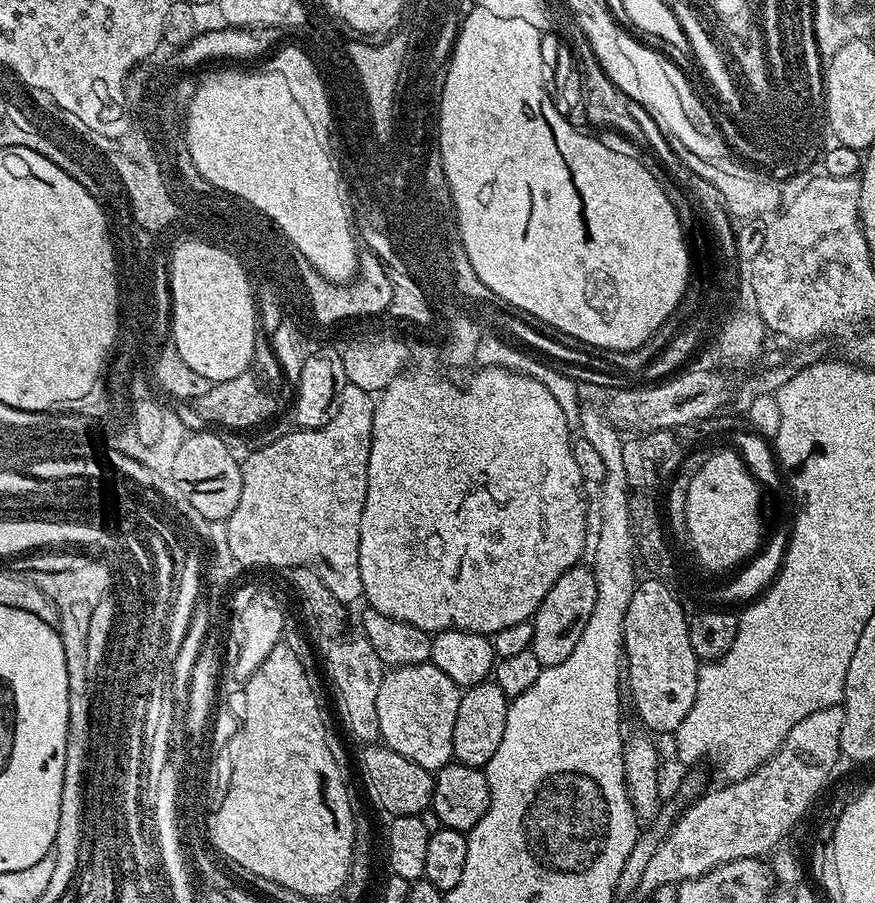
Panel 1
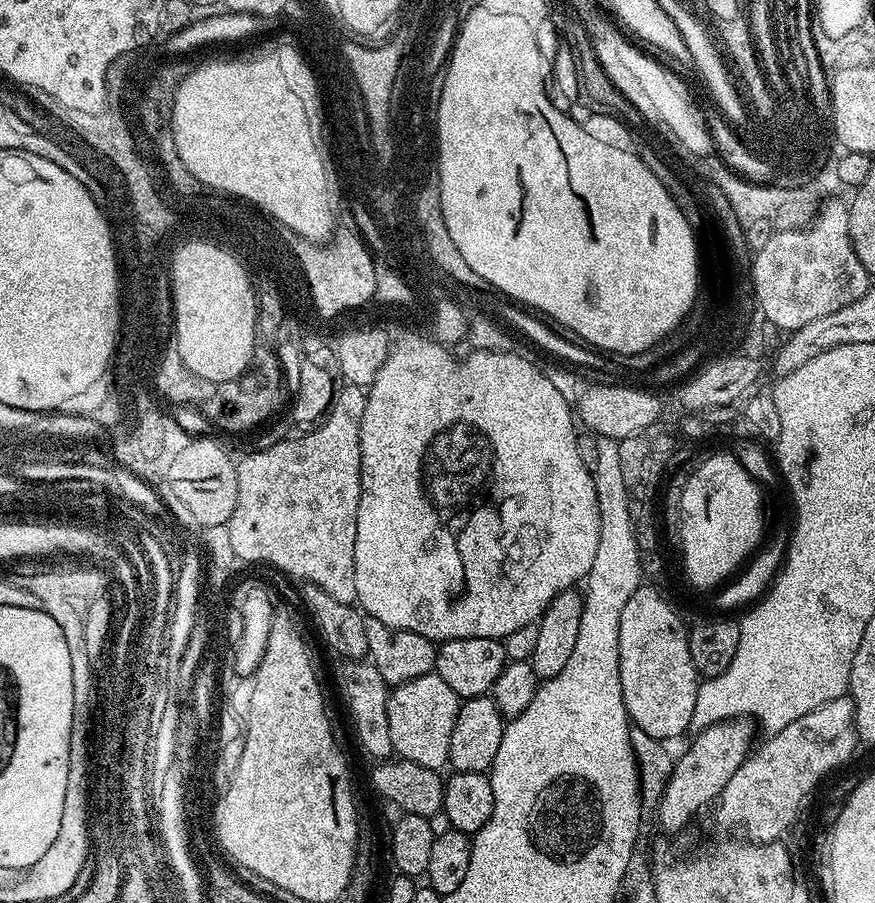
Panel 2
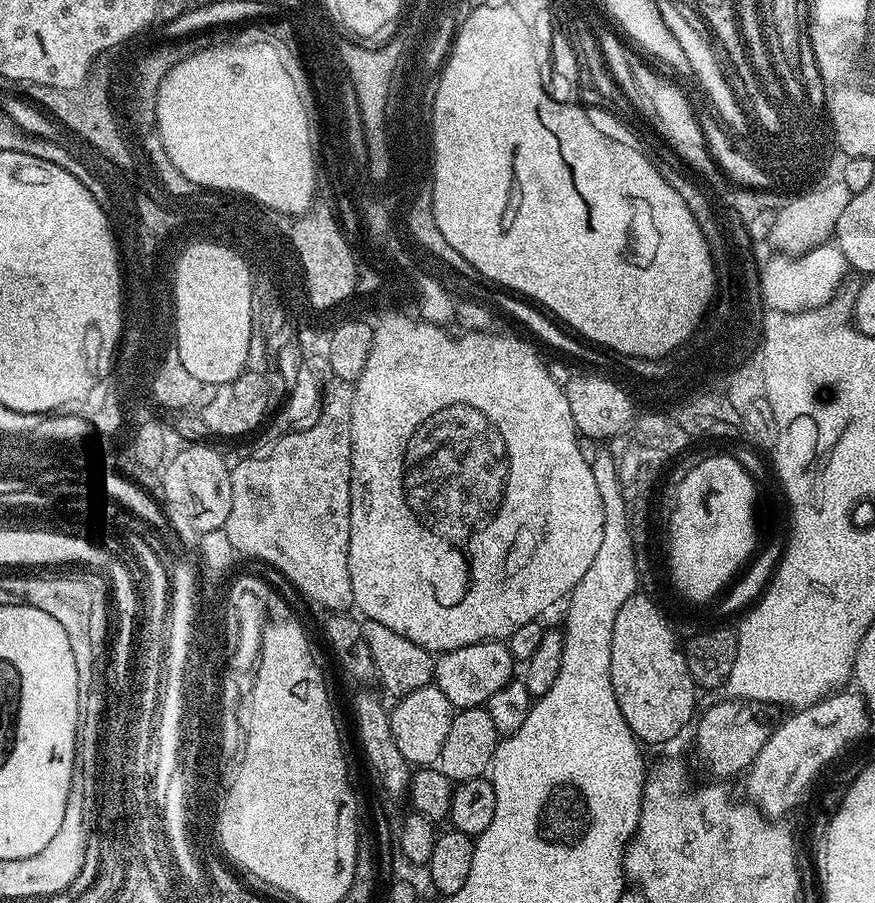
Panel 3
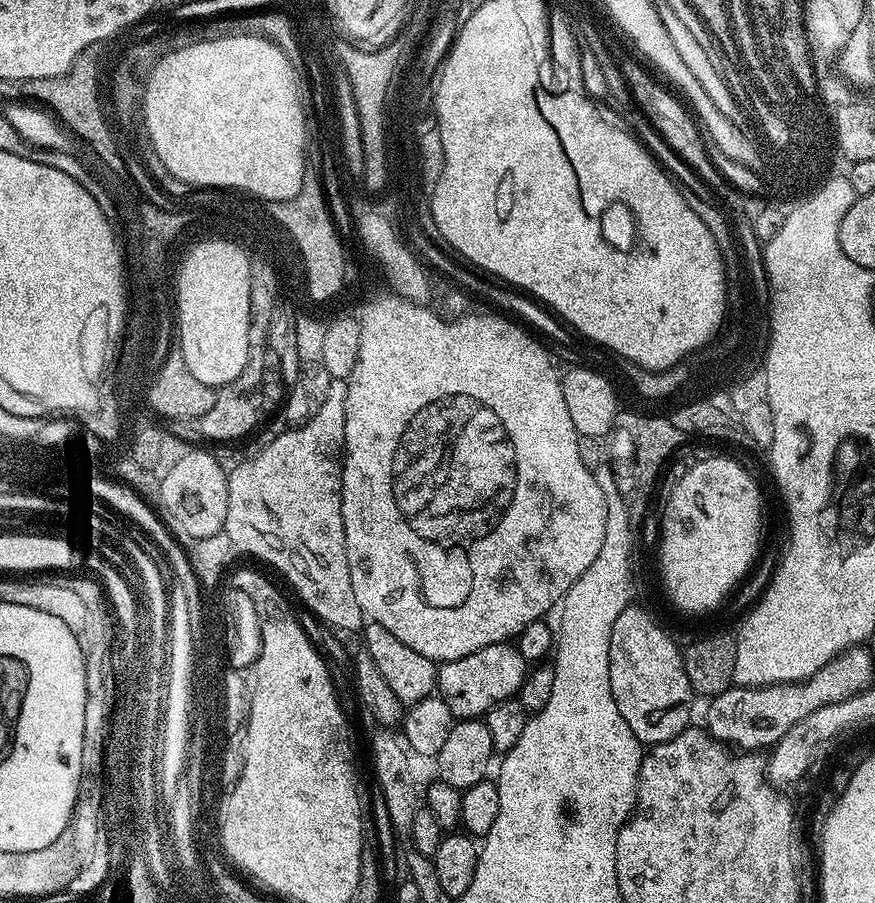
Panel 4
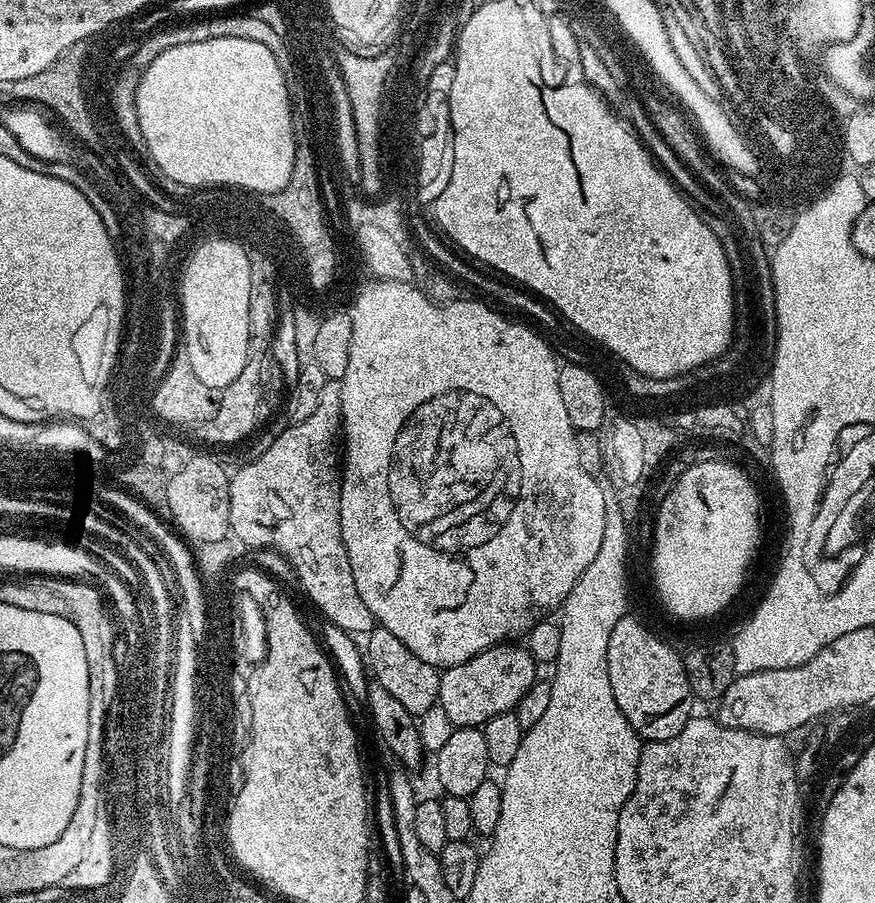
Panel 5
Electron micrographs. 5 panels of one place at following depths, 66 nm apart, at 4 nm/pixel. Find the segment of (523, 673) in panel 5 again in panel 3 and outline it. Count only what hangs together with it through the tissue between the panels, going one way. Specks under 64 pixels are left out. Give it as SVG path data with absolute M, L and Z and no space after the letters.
M499 640L474 642L474 646L462 646L458 650L441 652L436 656L434 683L452 703L453 709L478 708L487 705L493 694L498 694L514 678L512 651L507 643Z

